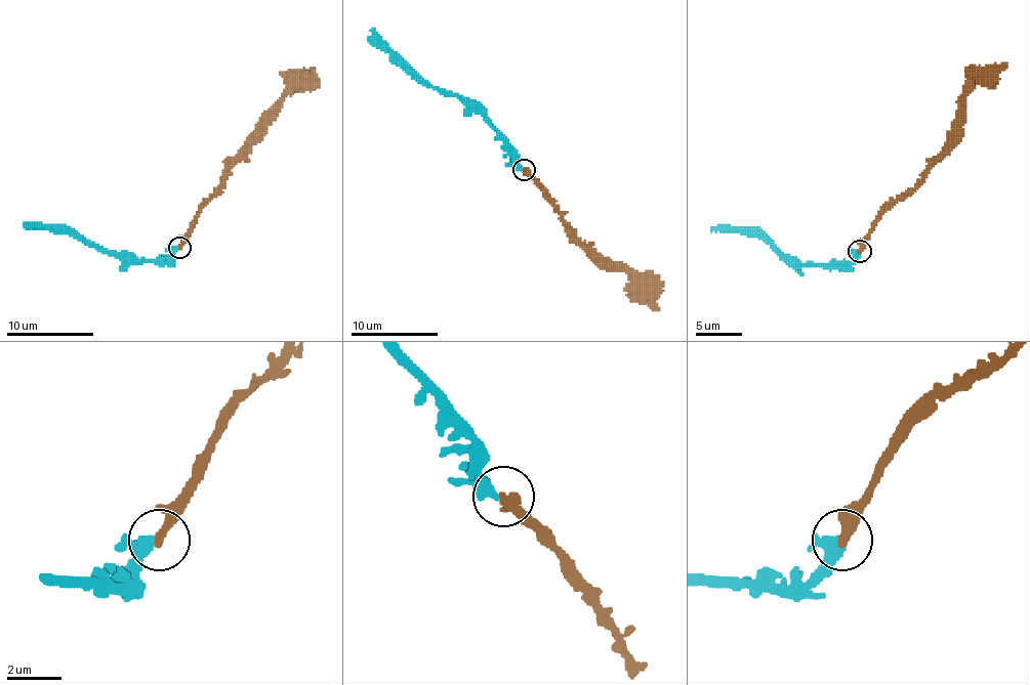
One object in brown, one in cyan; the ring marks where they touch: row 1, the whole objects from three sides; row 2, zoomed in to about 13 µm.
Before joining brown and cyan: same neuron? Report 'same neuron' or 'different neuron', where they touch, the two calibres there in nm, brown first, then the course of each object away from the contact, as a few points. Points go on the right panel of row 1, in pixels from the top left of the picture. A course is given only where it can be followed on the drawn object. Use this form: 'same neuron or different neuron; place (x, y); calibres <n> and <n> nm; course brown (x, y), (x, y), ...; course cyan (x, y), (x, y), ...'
same neuron; place (860, 251); calibres 360 and 300 nm; course brown (860, 250), (873, 222), (910, 190), (942, 152), (963, 97), (1006, 62); course cyan (860, 250), (847, 264), (808, 266), (791, 264), (771, 244), (739, 229), (711, 229)

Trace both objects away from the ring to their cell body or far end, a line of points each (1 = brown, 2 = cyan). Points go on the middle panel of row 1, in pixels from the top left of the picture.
1: (524, 170), (602, 262), (622, 268), (659, 310)
2: (524, 170), (512, 146), (486, 120), (455, 96), (440, 93), (425, 85), (372, 28)

